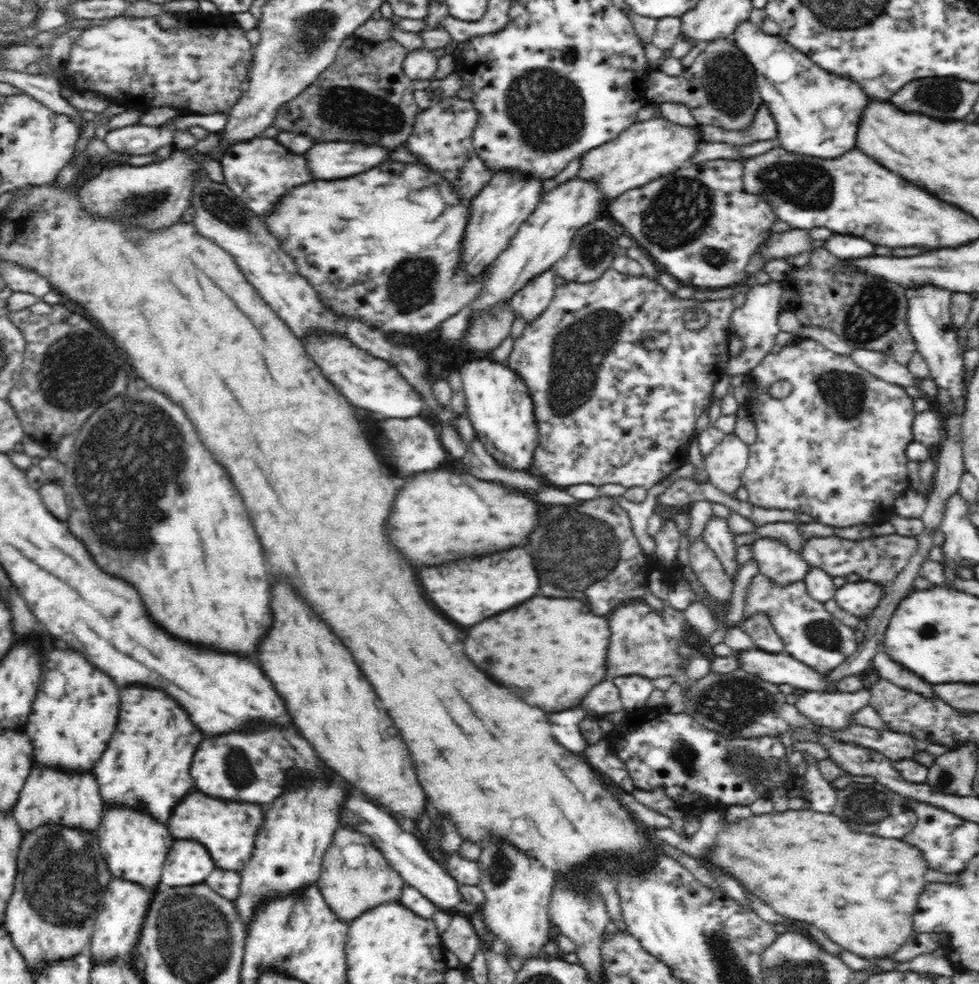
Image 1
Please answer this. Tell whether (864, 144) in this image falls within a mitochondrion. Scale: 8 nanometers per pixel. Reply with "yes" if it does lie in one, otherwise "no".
no

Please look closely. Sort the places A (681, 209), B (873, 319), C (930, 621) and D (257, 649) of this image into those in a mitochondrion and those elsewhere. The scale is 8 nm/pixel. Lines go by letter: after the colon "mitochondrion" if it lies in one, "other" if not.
A: mitochondrion
B: mitochondrion
C: other
D: other

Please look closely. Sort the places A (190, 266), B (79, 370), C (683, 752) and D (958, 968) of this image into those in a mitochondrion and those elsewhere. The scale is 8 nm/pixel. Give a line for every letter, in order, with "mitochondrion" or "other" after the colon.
A: other
B: mitochondrion
C: mitochondrion
D: other

